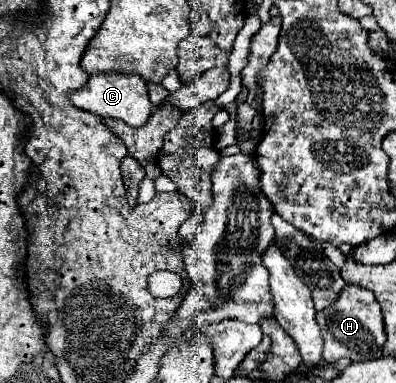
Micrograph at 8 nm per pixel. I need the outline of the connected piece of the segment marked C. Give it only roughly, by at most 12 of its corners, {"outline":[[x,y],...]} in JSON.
{"outline":[[91,75],[75,107],[135,129],[153,113],[137,75]]}

